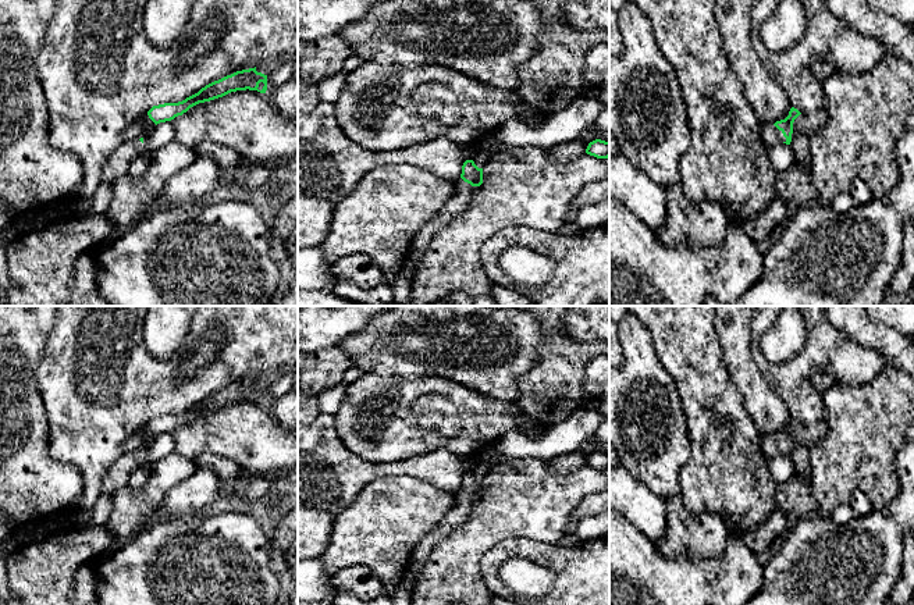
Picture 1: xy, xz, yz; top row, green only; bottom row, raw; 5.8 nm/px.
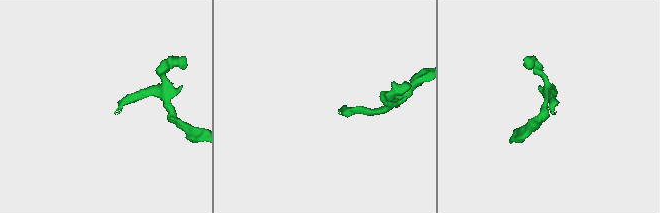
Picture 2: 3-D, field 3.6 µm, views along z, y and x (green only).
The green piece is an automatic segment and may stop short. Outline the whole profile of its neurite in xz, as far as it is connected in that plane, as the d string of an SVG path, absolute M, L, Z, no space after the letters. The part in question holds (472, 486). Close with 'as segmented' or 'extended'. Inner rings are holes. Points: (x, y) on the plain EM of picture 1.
M466 471L462 477L460 490L454 494L455 503L445 513L441 522L427 533L413 548L403 580L398 584L412 594L422 567L424 566L433 548L447 537L454 529L463 524L476 503L483 495L483 480L479 480L473 471Z; extended

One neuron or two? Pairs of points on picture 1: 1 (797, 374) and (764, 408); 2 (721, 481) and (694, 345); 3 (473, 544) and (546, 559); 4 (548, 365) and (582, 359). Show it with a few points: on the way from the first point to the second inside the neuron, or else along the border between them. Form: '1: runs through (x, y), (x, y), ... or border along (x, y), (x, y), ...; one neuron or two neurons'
1: border along (758, 367), (792, 417); two neurons
2: runs through (718, 448), (718, 434), (700, 409), (700, 378); one neuron
3: border along (522, 537), (502, 540), (482, 557), (483, 580); two neurons
4: runs through (554, 377), (557, 380), (572, 380), (579, 372); one neuron

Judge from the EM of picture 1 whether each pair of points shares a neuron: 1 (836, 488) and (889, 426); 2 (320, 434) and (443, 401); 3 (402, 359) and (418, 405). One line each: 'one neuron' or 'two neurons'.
1: one neuron
2: two neurons
3: two neurons

